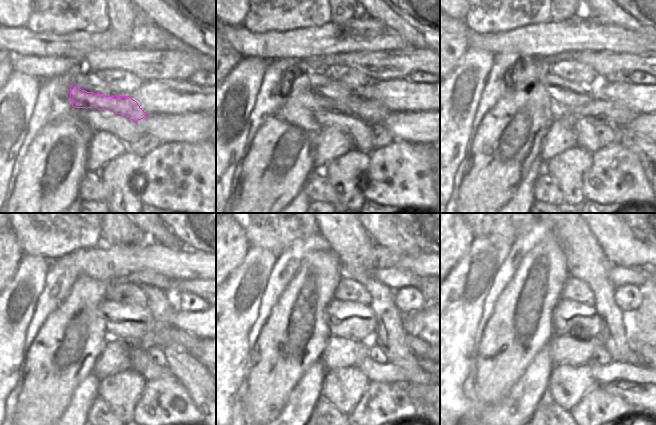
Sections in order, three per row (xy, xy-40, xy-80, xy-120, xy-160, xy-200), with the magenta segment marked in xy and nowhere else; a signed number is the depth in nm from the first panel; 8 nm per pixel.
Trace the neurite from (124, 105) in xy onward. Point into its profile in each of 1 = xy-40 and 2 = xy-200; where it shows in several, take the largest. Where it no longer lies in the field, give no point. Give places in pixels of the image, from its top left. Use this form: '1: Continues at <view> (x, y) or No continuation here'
1: Continues at xy-40 (370, 111)
2: Continues at xy-200 (643, 350).

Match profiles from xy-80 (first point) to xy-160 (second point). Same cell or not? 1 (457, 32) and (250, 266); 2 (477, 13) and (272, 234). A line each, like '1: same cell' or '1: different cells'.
1: different cells
2: same cell

